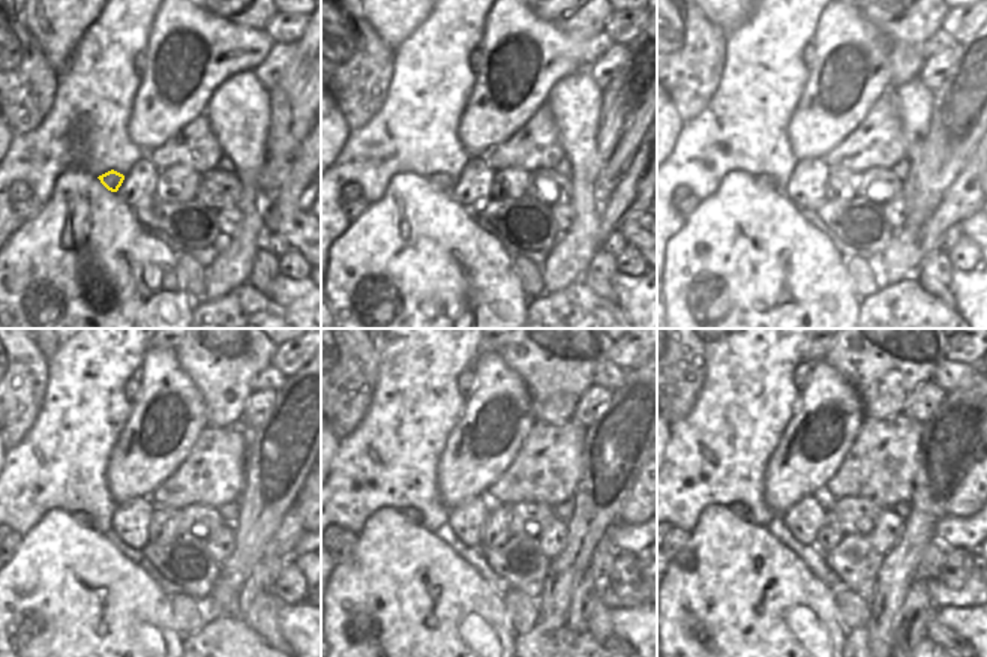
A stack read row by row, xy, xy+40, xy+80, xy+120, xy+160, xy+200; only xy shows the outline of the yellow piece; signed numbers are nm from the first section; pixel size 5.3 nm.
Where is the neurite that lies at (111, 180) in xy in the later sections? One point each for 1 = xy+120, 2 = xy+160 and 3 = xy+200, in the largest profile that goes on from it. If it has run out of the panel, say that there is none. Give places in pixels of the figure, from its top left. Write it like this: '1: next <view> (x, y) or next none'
1: next xy+120 (81, 518)
2: next xy+160 (413, 515)
3: next xy+200 (740, 510)

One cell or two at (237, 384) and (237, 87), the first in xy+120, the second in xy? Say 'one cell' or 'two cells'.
two cells

